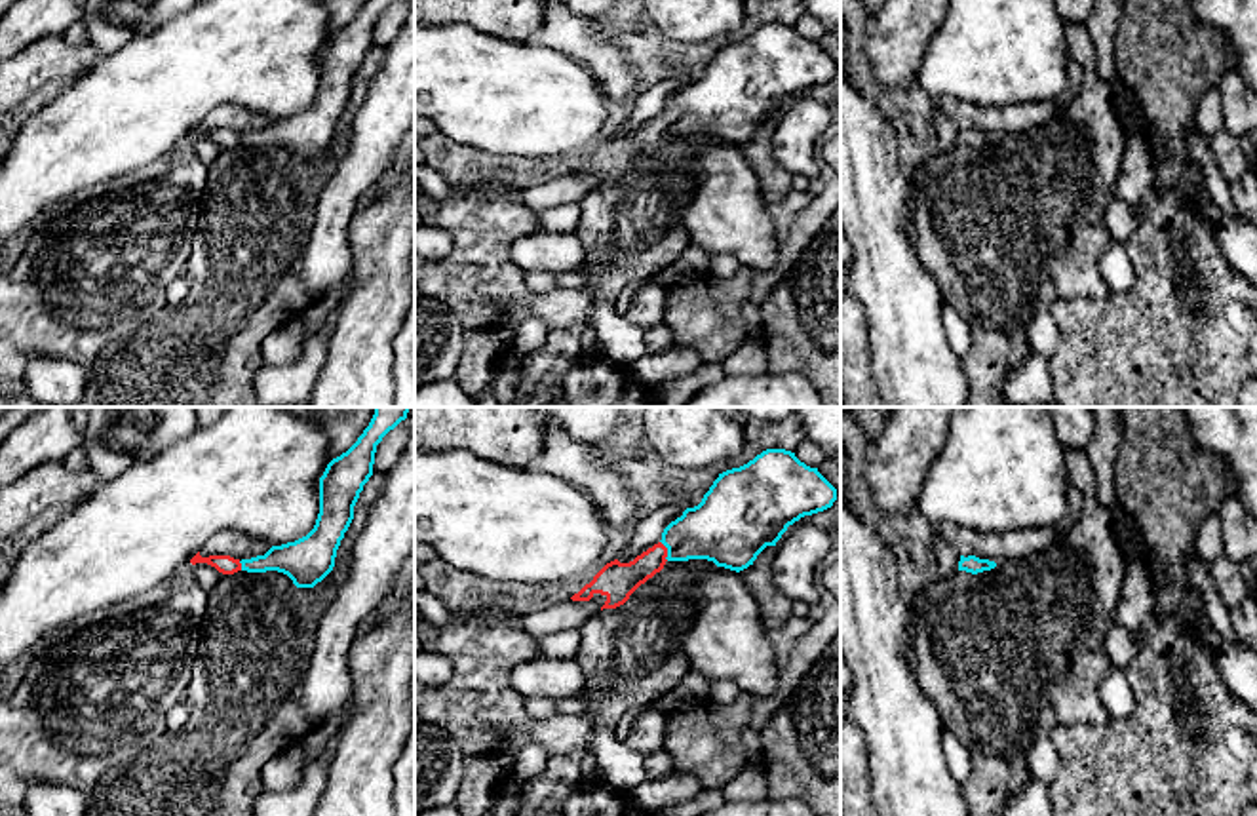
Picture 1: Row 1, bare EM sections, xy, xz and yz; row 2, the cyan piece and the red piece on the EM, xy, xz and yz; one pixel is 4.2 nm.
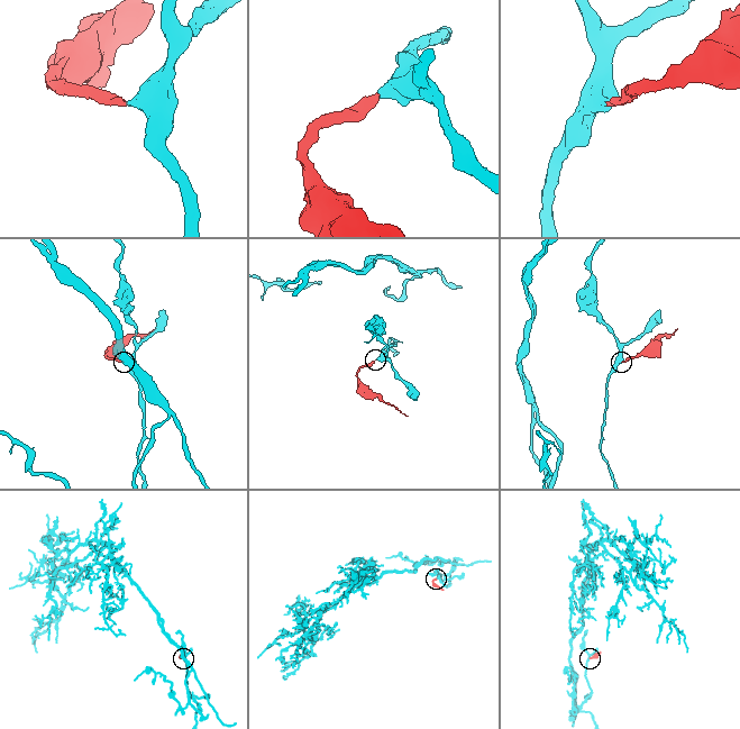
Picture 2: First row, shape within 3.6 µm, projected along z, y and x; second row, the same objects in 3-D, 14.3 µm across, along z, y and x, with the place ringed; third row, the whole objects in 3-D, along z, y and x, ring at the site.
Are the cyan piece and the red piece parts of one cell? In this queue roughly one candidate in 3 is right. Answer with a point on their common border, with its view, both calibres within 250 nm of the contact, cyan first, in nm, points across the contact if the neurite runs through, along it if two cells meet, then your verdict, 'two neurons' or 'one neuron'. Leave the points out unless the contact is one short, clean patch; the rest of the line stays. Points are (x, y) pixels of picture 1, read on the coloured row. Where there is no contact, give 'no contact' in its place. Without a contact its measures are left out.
meets cyan in xz at (668, 550); 280 nm thick on the cyan side, 160 nm on the other; runs through xz (723, 529), (687, 537), (668, 550), (618, 581); one neuron

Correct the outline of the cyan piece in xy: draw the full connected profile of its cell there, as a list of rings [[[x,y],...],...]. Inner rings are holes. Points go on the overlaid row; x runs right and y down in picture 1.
[[[375,407],[373,418],[358,441],[327,464],[319,477],[319,514],[306,536],[272,546],[264,555],[251,559],[202,557],[198,552],[190,563],[207,563],[222,574],[278,571],[287,574],[297,588],[314,588],[335,567],[337,550],[354,519],[354,506],[373,476],[377,445],[407,418],[409,409]]]

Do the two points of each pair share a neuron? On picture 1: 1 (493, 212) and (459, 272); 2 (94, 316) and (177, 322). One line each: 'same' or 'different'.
1: same
2: different

